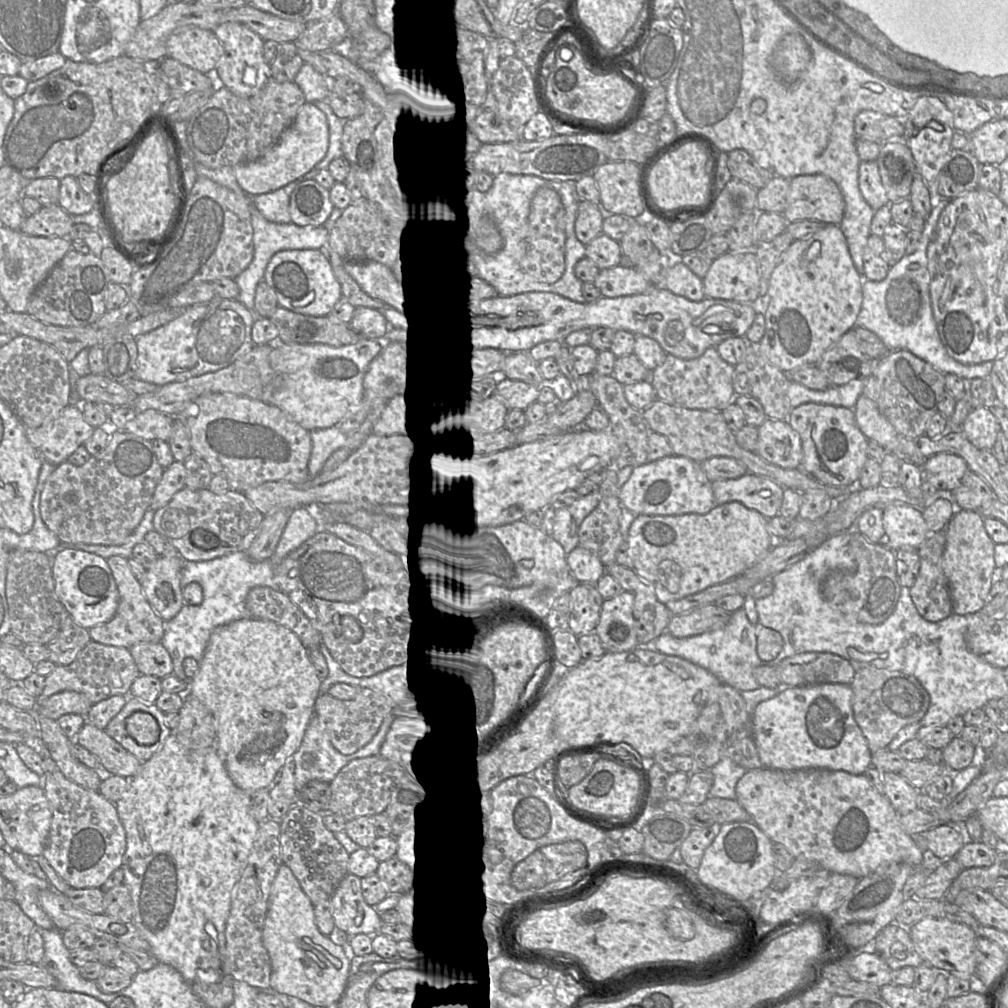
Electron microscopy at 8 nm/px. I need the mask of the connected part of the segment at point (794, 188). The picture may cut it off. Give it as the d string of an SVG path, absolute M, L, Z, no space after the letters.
M801 175L790 180L783 216L788 223L814 220L839 226L844 208L841 190L831 178L824 175Z

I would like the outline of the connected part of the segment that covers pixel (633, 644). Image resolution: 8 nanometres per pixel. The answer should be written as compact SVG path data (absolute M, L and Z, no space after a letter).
M625 590L603 601L595 632L606 652L624 652L638 647L633 606L634 595Z

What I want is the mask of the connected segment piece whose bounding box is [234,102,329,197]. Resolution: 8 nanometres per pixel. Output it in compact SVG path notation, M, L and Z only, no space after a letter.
M306 102L278 141L259 159L235 167L234 173L243 191L255 197L274 192L313 170L328 151L329 125L326 115L314 103Z

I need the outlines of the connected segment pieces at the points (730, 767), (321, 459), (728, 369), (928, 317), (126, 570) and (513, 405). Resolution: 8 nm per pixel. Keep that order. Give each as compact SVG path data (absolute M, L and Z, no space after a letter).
M723 758L710 771L713 774L713 784L709 790L709 797L736 800L737 782L747 769L730 758Z
M339 426L309 432L312 450L308 462L308 473L310 478L314 478L321 472L329 457L345 446L348 436L340 431Z
M710 347L694 359L682 359L667 354L663 363L650 372L650 382L657 399L668 404L721 412L736 396L732 386L733 372L734 366L721 358L715 347Z
M935 199L932 210L926 218L925 227L922 231L918 247L912 254L905 254L894 266L889 268L886 278L882 281L871 281L863 278L863 301L861 310L857 317L857 325L876 334L889 352L906 350L931 364L934 368L944 374L954 373L965 380L973 378L988 377L994 361L985 361L979 364L962 364L951 357L942 344L940 335L933 316L930 297L930 274L928 271L928 245L941 212L945 209L951 199Z
M117 555L106 559L106 561L117 586L119 605L110 621L88 629L91 640L126 649L139 643L159 643L164 635L164 621L147 601L140 582L129 567L128 559Z
M502 378L498 380L494 394L509 410L525 410L529 405L537 402L539 387L519 380Z

